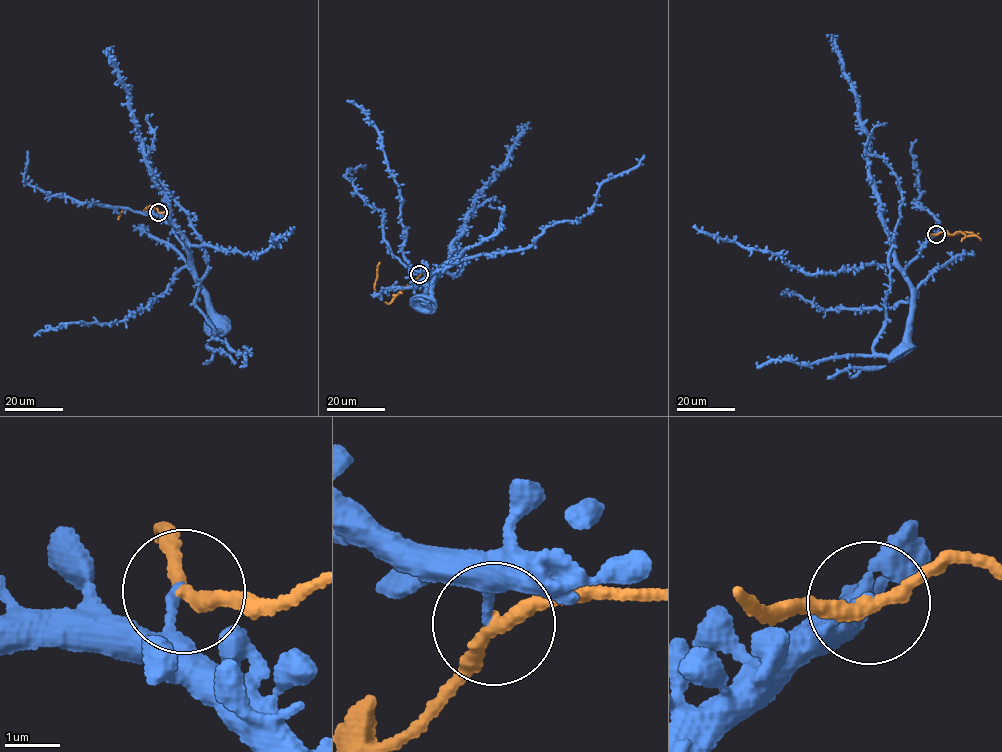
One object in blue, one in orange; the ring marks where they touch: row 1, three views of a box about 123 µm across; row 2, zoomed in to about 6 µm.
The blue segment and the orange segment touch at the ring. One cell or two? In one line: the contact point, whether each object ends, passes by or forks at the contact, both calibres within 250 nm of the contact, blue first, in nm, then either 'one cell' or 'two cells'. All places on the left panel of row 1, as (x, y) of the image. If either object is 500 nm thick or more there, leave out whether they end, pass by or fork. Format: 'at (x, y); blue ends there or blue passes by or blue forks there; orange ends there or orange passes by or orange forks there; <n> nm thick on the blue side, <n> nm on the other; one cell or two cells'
at (158, 212); blue ends there; orange passes by; 150 nm thick on the blue side, 240 nm on the other; two cells

